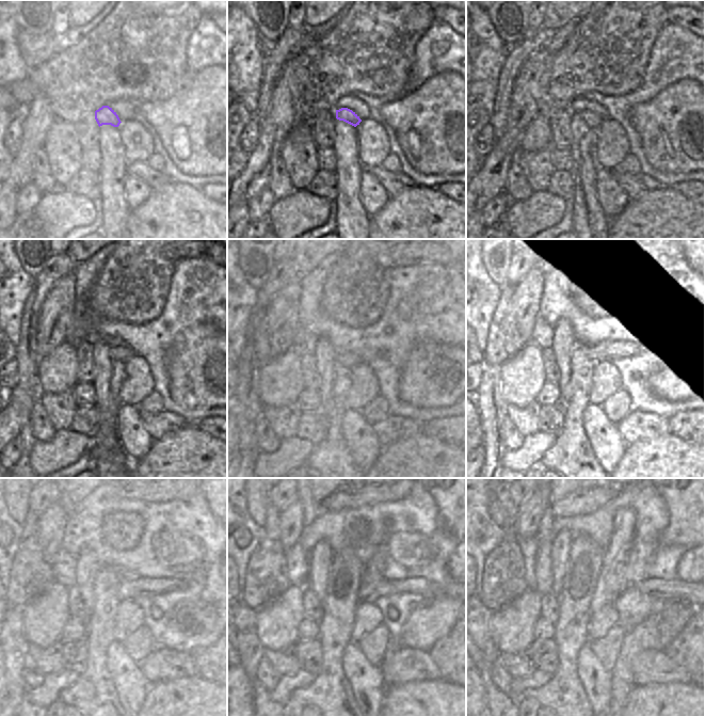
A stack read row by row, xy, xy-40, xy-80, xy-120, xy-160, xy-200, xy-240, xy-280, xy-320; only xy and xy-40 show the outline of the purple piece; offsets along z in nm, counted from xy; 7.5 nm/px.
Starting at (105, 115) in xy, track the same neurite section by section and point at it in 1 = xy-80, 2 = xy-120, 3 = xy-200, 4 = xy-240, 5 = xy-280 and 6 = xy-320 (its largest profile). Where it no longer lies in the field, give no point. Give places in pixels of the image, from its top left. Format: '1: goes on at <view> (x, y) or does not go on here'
1: goes on at xy-80 (593, 120)
2: goes on at xy-120 (116, 353)
3: goes on at xy-200 (609, 350)
4: goes on at xy-240 (132, 588)
5: goes on at xy-280 (417, 585)
6: goes on at xy-320 (672, 589)

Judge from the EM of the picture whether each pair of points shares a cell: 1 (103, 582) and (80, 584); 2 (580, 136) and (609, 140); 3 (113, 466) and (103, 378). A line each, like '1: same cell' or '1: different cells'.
1: different cells
2: different cells
3: same cell

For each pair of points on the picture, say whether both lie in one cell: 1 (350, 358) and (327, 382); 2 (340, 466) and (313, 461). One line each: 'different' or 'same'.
1: different
2: different

